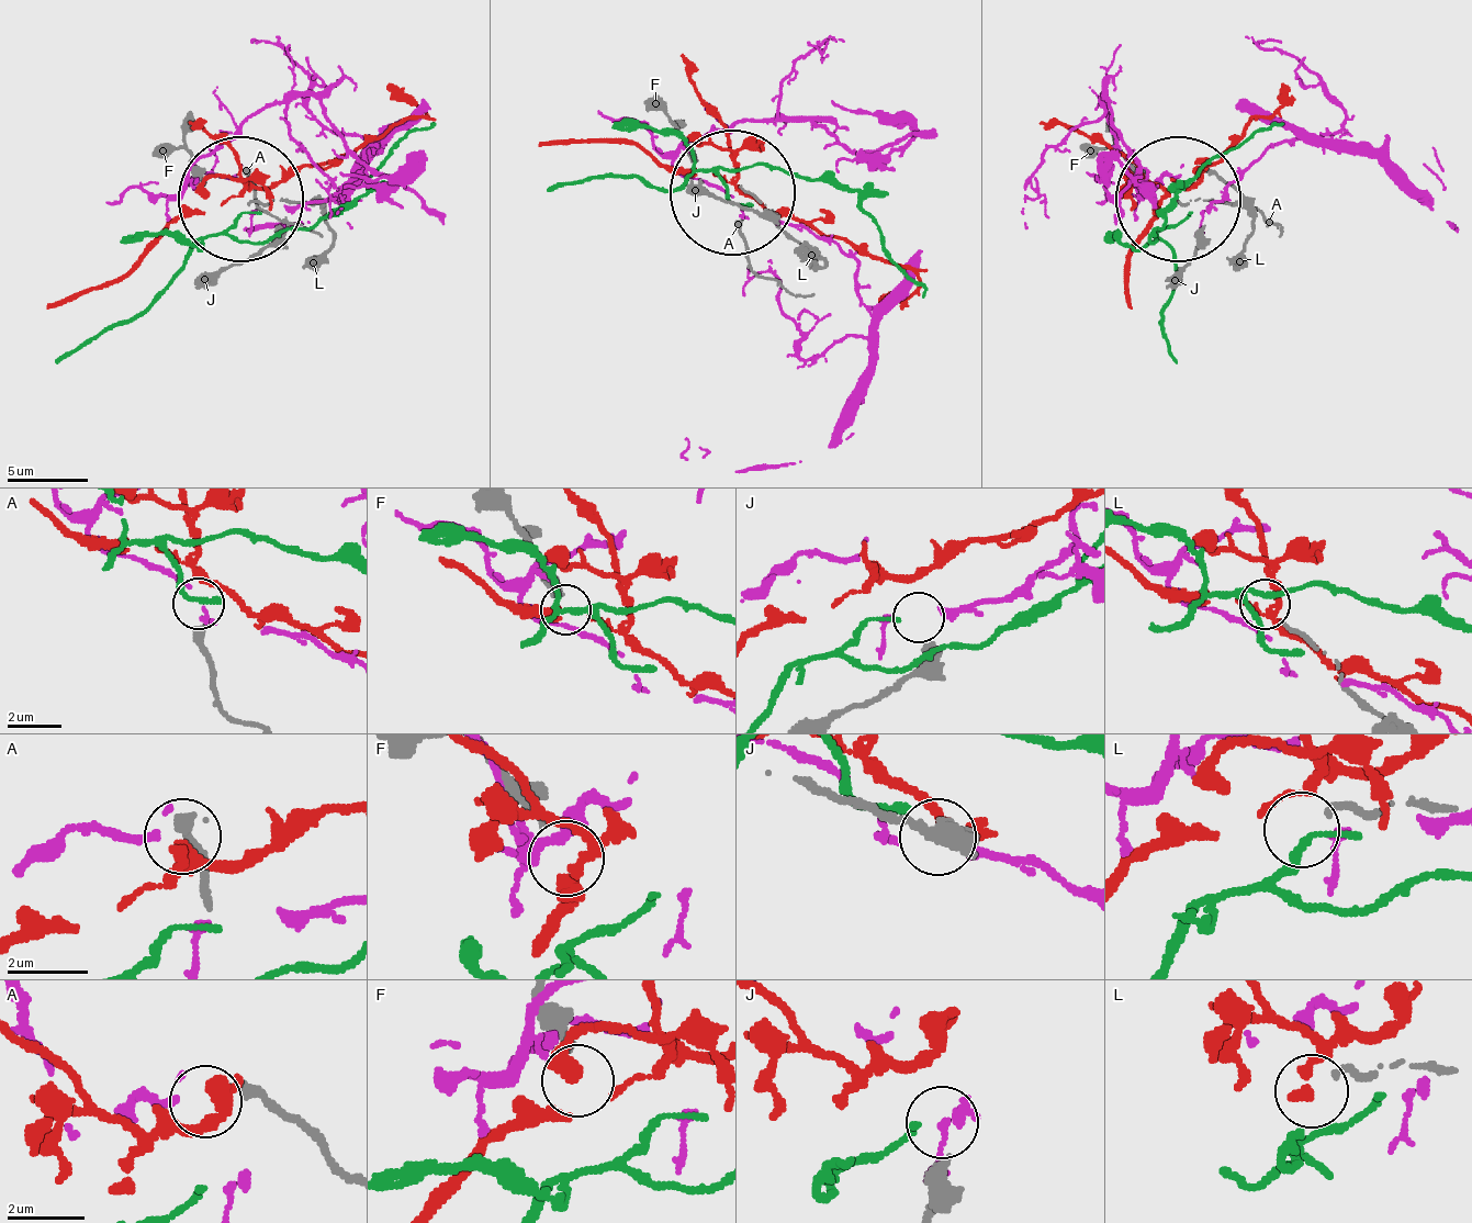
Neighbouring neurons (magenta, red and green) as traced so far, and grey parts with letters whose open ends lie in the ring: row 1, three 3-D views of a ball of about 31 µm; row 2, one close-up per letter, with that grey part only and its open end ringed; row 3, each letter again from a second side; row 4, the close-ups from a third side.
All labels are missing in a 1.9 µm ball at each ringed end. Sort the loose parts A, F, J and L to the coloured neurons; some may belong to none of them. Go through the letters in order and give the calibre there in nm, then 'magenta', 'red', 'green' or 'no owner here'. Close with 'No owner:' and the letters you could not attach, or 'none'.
A: 260 nm | magenta
F: 160 nm | red
J: 380 nm | green
L: 160 nm | no owner here
No owner: L

